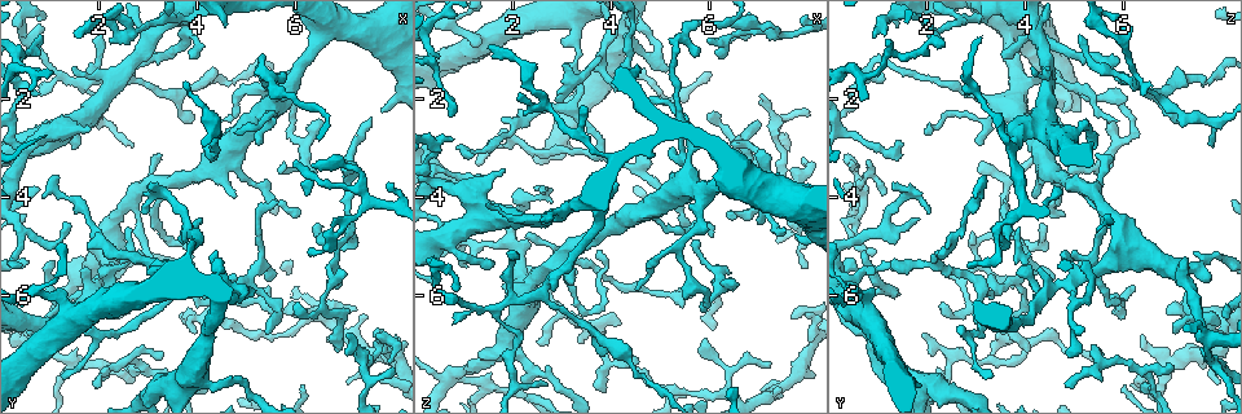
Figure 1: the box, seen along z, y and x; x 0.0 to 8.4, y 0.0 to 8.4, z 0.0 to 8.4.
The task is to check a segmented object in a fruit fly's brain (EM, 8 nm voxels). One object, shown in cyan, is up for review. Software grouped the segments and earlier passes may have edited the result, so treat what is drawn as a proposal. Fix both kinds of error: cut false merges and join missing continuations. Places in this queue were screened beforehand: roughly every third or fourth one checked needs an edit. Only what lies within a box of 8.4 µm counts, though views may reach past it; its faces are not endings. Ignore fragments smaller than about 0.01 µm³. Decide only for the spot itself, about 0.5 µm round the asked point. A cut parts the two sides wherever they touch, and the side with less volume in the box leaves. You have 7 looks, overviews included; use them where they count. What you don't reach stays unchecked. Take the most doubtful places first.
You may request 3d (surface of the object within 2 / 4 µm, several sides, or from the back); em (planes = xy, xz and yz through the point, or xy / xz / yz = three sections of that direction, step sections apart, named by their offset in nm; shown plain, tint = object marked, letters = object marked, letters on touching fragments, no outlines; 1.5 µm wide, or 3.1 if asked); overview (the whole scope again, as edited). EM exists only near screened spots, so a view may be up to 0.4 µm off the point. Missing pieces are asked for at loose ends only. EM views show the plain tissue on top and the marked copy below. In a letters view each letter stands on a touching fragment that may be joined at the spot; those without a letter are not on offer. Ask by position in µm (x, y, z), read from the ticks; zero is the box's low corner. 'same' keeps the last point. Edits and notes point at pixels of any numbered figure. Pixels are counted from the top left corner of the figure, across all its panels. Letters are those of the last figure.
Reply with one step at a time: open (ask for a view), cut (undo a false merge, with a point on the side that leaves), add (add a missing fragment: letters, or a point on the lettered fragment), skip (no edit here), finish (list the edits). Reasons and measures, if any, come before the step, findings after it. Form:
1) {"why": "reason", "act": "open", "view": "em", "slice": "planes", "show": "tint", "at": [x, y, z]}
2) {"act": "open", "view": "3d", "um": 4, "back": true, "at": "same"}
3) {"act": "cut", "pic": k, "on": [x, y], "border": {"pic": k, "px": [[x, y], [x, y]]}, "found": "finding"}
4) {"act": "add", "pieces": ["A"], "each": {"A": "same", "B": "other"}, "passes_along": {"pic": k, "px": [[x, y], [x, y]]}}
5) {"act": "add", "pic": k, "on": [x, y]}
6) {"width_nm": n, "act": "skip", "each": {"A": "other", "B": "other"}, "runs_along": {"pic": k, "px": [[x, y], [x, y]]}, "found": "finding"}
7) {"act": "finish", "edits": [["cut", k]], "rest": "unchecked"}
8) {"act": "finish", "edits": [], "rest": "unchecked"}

{"why": "tapers out", "act": "open", "view": "3d", "um": 4, "at": [1.60, 0.80, 0.90]}

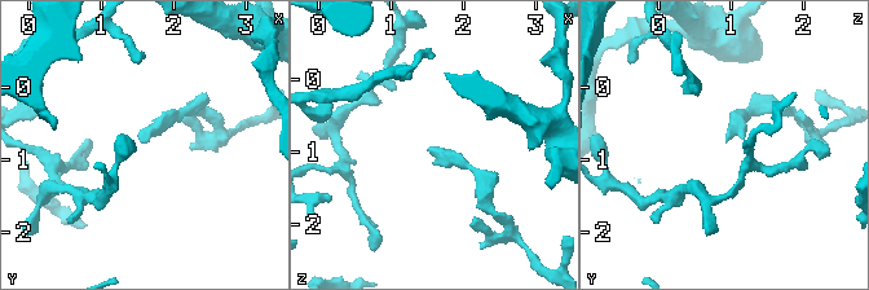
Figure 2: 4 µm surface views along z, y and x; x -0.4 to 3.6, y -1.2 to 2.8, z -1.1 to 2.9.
{"act": "open", "view": "em", "slice": "planes", "show": "tint", "at": [1.55, 0.80, 0.95]}

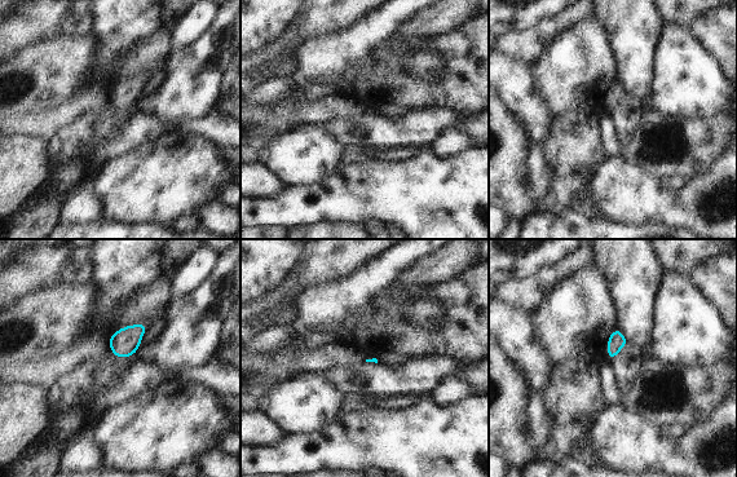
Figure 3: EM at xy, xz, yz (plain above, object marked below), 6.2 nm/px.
{"why": "see the neighbours", "act": "open", "view": "em", "slice": "planes", "show": "letters", "at": "same"}

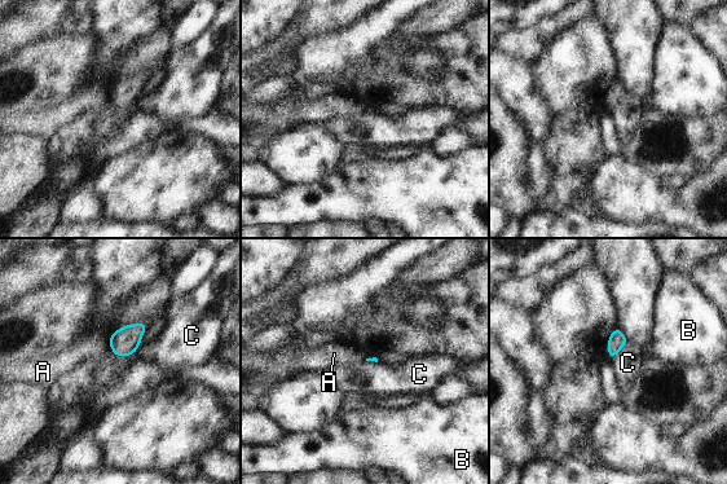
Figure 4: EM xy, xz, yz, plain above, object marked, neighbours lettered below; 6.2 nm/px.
{"act": "skip", "each": {"A": "other", "B": "other", "C": "other"}, "border": {"pic": 4, "px": [[140, 343], [124, 356], [110, 348]]}, "found": "none of them fits"}

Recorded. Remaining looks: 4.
{"why": "free end", "act": "open", "view": "3d", "um": 4, "back": true, "at": [6.10, 4.35, 4.85]}

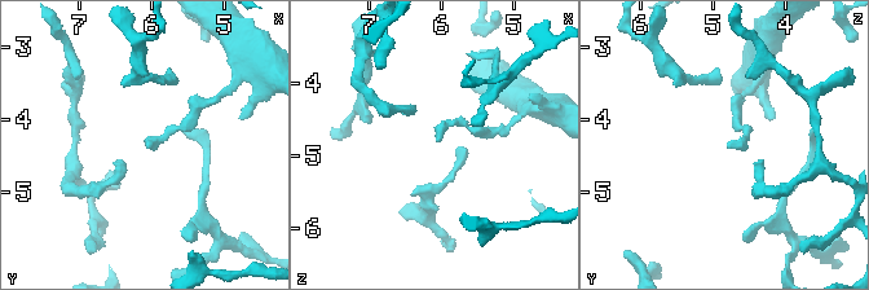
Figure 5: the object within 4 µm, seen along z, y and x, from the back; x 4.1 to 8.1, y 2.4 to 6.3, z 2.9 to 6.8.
{"why": "need the tissue", "act": "open", "view": "em", "slice": "yz", "step": 4, "show": "letters", "at": [6.05, 4.35, 4.85]}

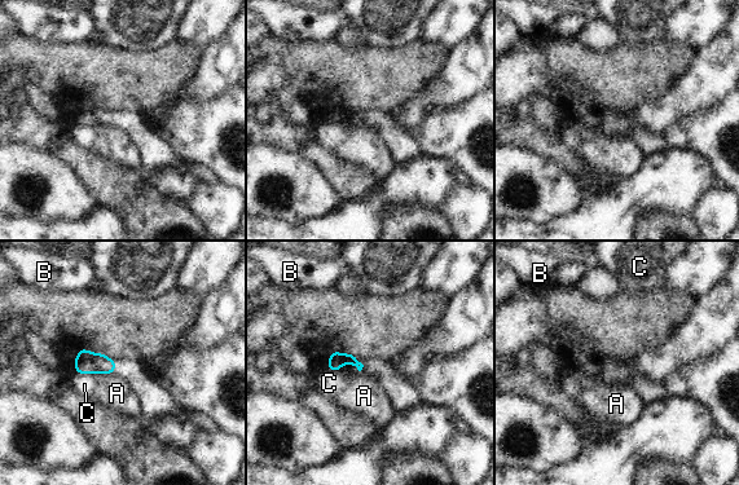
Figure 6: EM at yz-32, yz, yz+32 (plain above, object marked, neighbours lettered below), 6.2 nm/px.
{"act": "skip", "each": {"A": "other", "B": "other", "C": "other"}, "border": {"pic": 6, "px": [[75, 371], [114, 374]]}, "found": "no lettered fragment goes on from it"}

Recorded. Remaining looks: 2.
{"act": "finish", "edits": [], "rest": "unchecked"}

